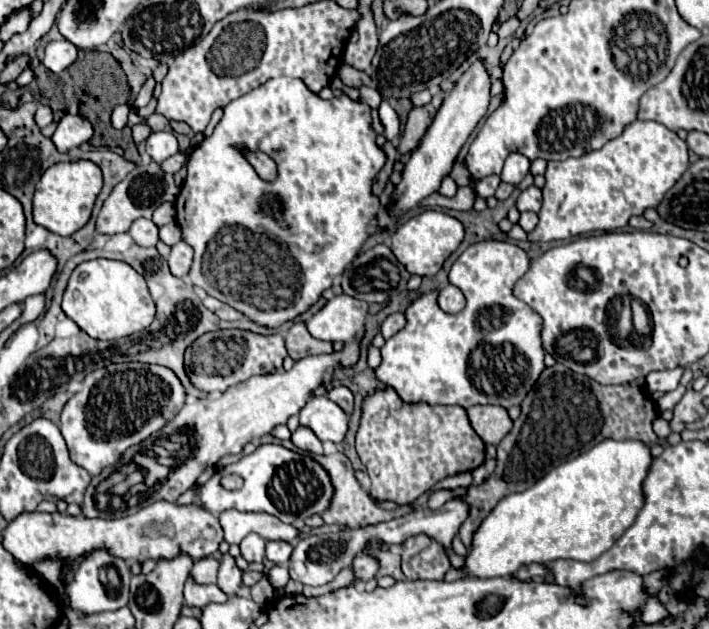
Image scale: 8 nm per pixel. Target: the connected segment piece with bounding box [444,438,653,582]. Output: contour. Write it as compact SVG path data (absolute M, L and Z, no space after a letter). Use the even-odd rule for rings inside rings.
M607 438L589 452L555 466L529 490L501 498L475 532L465 566L461 570L451 568L445 581L453 582L463 576L511 576L523 564L543 564L557 558L581 562L599 558L635 522L645 504L641 486L651 462L651 450L643 442Z

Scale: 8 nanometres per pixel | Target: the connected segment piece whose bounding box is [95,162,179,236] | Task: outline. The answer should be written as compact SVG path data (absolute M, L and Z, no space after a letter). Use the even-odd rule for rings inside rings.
M151 162L147 166L135 166L109 194L109 198L103 202L101 212L97 216L95 228L101 234L121 234L127 232L131 222L137 218L151 218L153 210L157 206L161 206L163 202L175 202L179 194L179 186L175 186L173 182L173 174L167 174L159 168L159 164Z

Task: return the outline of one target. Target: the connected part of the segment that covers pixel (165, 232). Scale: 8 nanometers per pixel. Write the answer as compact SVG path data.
M175 222L165 224L165 226L159 228L159 238L163 240L165 244L173 246L173 244L177 244L177 242L181 240L181 230L179 230L179 226L177 226Z

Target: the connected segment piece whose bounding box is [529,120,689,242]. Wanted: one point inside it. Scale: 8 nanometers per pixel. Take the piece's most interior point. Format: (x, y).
(601, 190)

